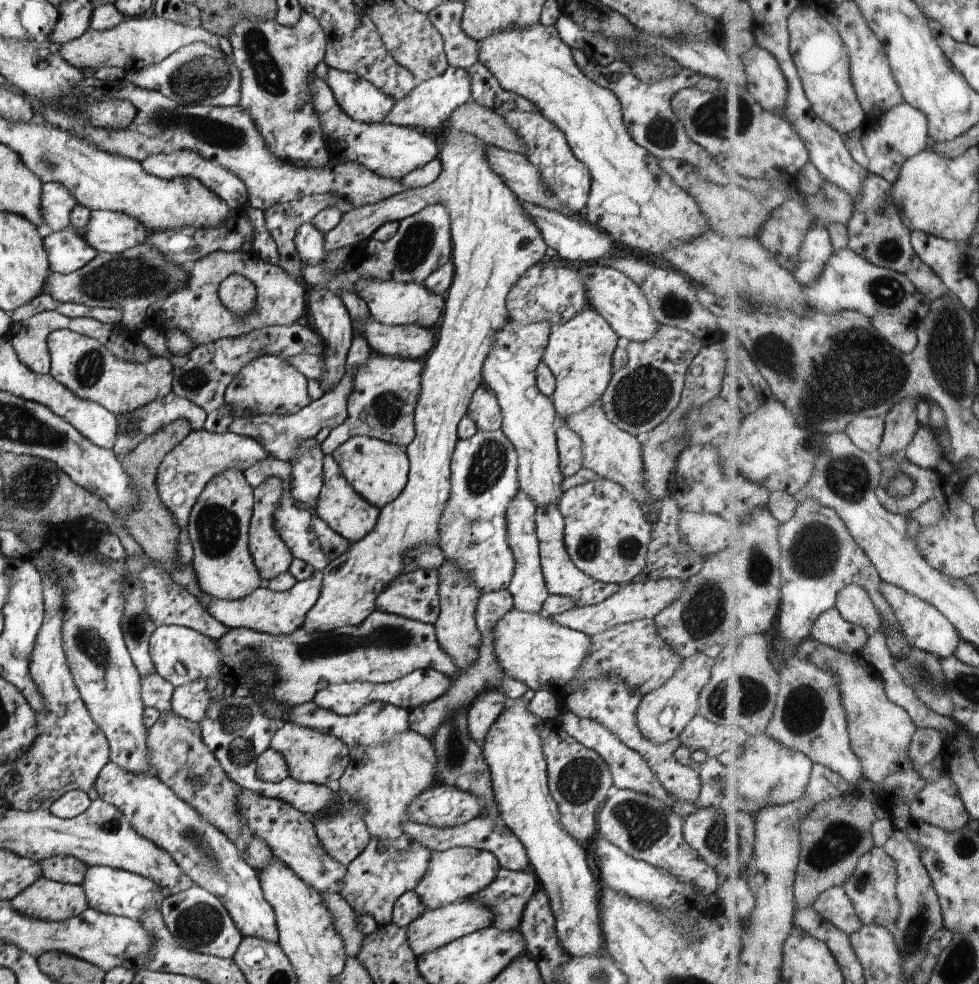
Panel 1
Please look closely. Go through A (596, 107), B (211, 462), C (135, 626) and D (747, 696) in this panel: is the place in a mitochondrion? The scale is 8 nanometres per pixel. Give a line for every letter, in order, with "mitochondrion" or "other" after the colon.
A: other
B: other
C: mitochondrion
D: mitochondrion

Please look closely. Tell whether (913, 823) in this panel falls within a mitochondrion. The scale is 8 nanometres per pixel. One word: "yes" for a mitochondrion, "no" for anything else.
no

